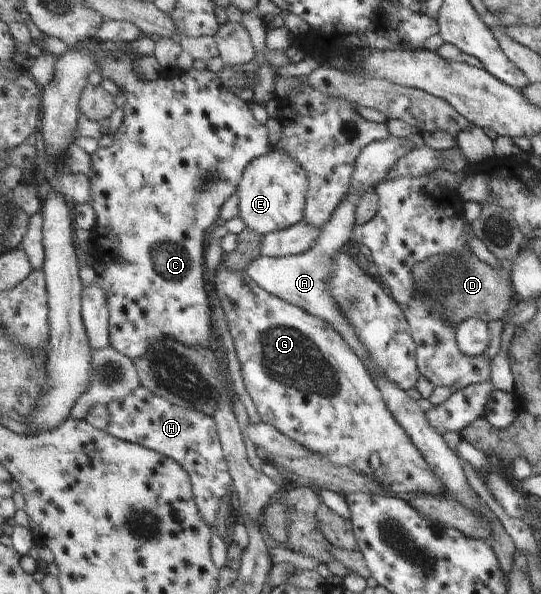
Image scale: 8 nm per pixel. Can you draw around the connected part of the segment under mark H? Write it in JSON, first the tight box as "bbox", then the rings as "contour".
{"bbox":[107,386,235,530],"contour":[[[140,386],[130,396],[107,405],[111,415],[108,428],[115,438],[141,445],[175,459],[191,476],[193,494],[196,494],[198,512],[210,530],[217,525],[218,510],[223,505],[222,498],[235,491],[235,483],[221,441],[215,419],[195,409],[178,407],[169,399],[156,395],[147,387]]]}

